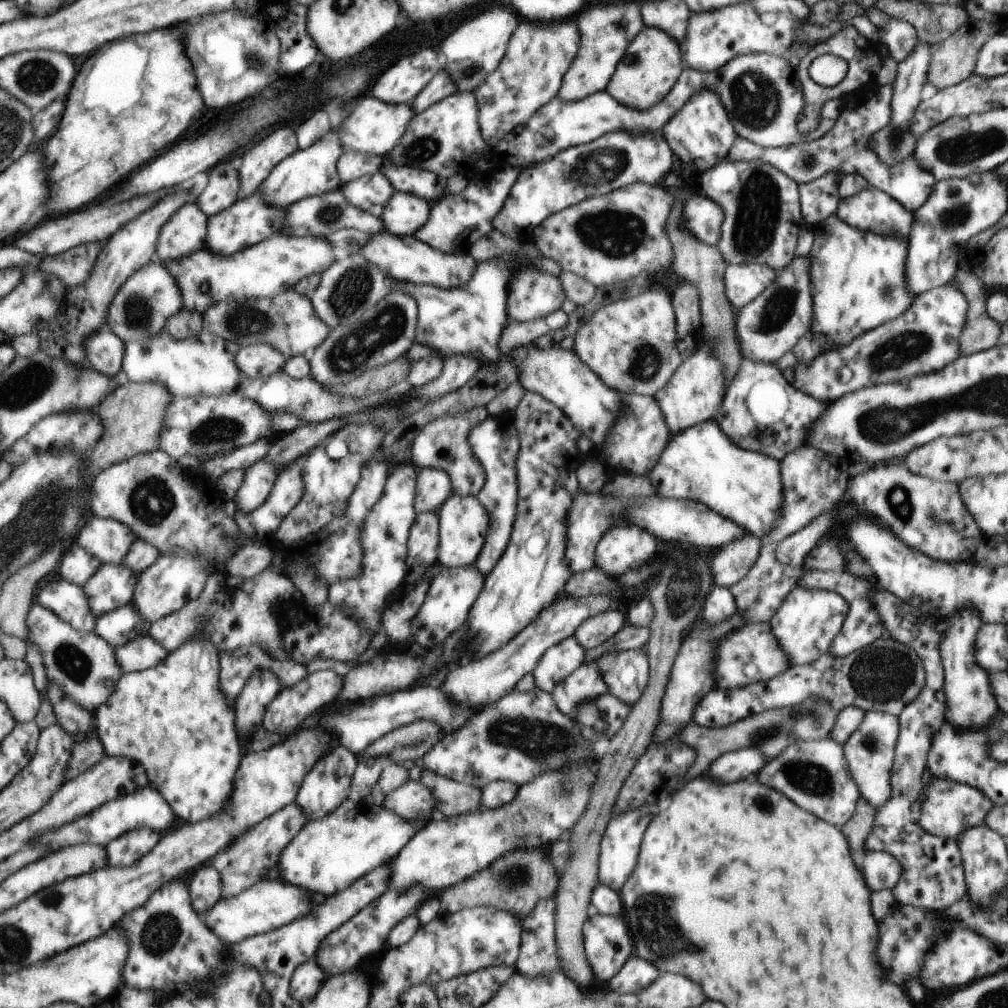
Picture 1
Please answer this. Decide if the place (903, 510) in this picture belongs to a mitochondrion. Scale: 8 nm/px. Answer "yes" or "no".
yes

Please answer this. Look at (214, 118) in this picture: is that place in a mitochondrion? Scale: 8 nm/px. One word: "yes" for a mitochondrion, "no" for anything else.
no

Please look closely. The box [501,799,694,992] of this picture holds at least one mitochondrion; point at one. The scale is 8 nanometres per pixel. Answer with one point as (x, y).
(653, 918)

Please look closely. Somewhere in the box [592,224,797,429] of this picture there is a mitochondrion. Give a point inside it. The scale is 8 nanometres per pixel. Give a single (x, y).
(645, 365)

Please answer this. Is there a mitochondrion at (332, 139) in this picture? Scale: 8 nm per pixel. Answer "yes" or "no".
no

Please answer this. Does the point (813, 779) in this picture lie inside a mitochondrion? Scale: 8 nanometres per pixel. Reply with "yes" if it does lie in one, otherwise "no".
yes

